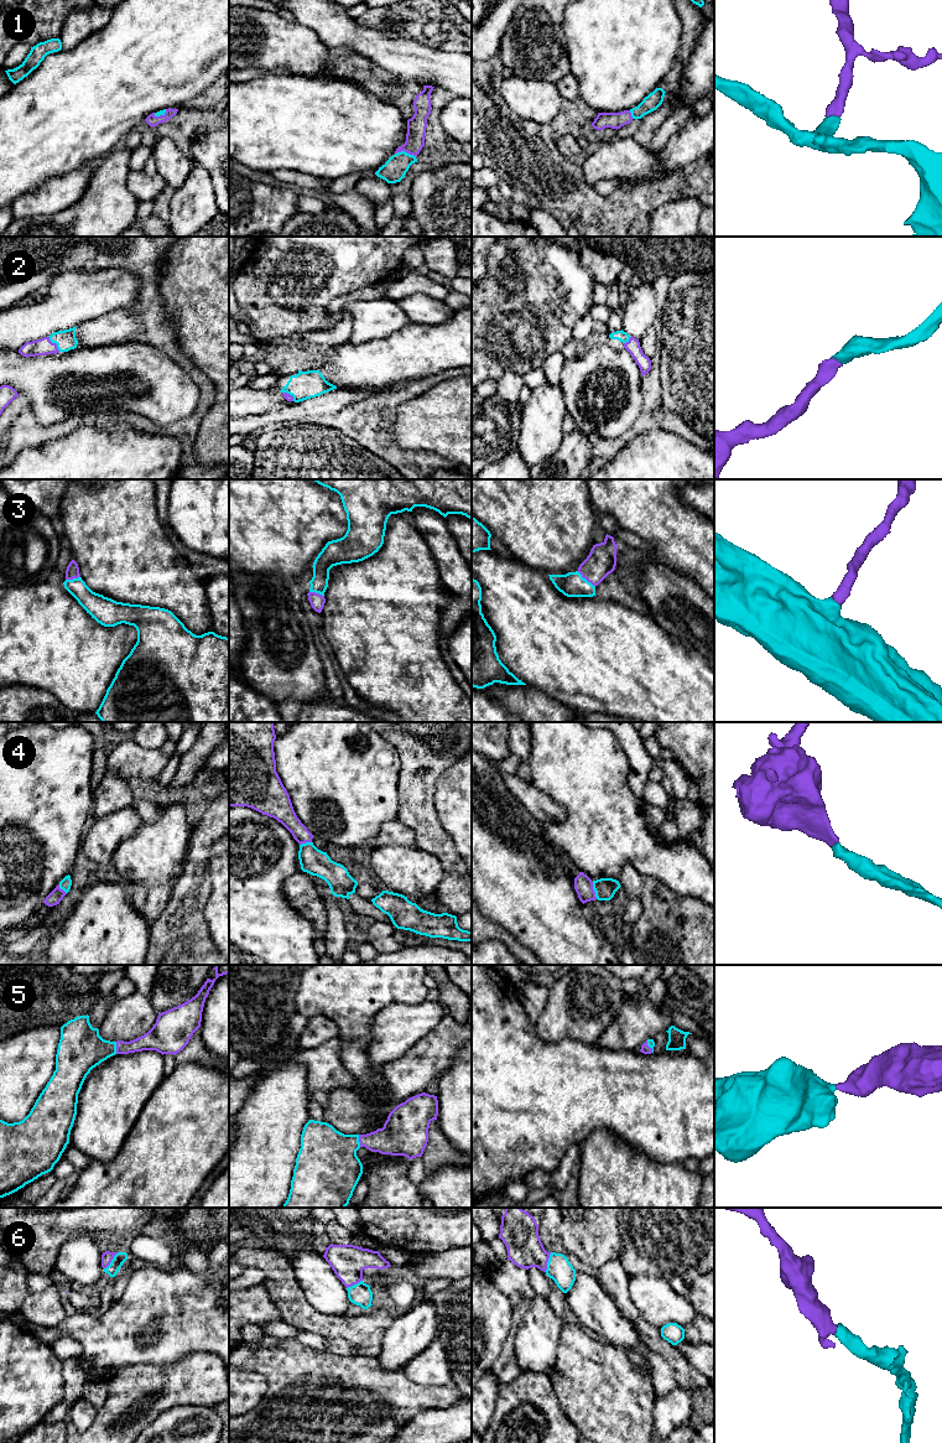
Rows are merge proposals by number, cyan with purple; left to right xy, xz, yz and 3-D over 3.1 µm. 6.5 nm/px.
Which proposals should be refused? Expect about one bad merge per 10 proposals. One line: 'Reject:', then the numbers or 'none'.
Reject: none

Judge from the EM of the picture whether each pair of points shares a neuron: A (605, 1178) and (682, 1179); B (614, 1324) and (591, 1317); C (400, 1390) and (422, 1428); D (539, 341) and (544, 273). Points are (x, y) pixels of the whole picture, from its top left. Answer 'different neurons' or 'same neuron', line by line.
A: same neuron
B: same neuron
C: different neurons
D: same neuron

